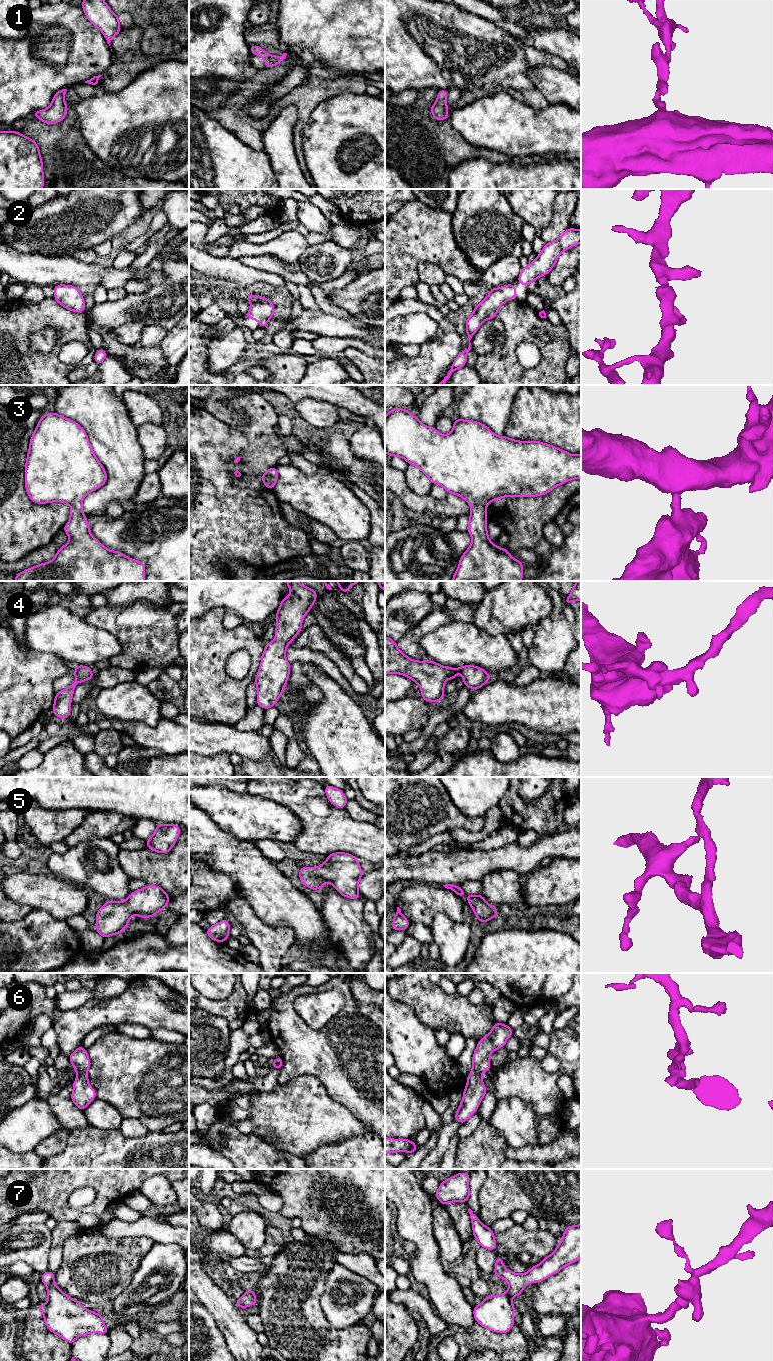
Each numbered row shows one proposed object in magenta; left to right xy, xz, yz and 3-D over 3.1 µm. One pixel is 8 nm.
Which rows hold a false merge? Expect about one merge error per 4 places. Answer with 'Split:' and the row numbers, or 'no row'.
Split: no row

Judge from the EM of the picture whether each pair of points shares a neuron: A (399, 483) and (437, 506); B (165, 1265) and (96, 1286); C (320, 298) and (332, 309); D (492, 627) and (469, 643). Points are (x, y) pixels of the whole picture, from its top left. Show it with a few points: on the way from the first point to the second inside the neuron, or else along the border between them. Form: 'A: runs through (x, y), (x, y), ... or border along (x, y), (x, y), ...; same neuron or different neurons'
A: runs through (406, 493), (416, 503), (427, 504); same neuron
B: border along (145, 1255), (129, 1284), (119, 1294); different neurons
C: runs through (323, 301), (329, 307); same neuron
D: border along (473, 623), (492, 635), (504, 634), (506, 636); different neurons

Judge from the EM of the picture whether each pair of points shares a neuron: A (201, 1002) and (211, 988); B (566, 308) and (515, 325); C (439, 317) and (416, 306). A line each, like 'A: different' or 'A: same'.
A: different
B: different
C: same

